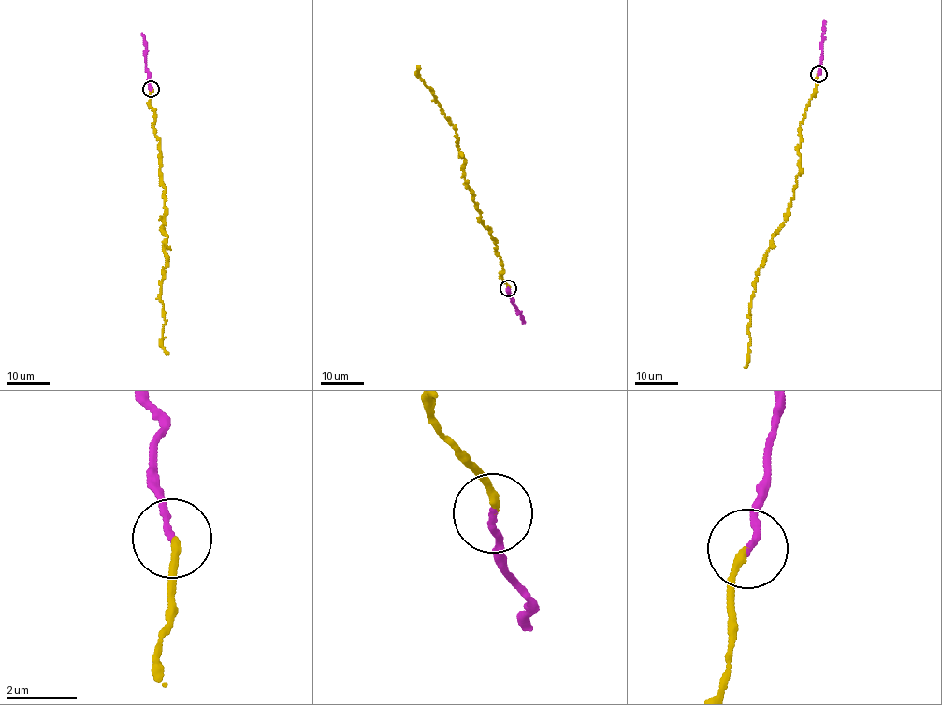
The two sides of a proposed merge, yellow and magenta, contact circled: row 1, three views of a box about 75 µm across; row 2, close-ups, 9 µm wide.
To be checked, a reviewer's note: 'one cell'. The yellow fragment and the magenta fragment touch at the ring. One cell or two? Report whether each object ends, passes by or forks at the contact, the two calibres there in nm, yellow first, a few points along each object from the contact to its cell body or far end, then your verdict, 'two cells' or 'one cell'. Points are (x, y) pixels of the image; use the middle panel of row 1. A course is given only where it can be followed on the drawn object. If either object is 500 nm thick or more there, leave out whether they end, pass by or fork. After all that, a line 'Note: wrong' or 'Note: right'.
yellow ends there; magenta ends there; 200 nm thick on the yellow side, 170 nm on the other; yellow runs (508, 288), (496, 241), (463, 176), (454, 125), (416, 73), (418, 64); magenta runs (508, 288), (523, 323); one cell
Note: right

